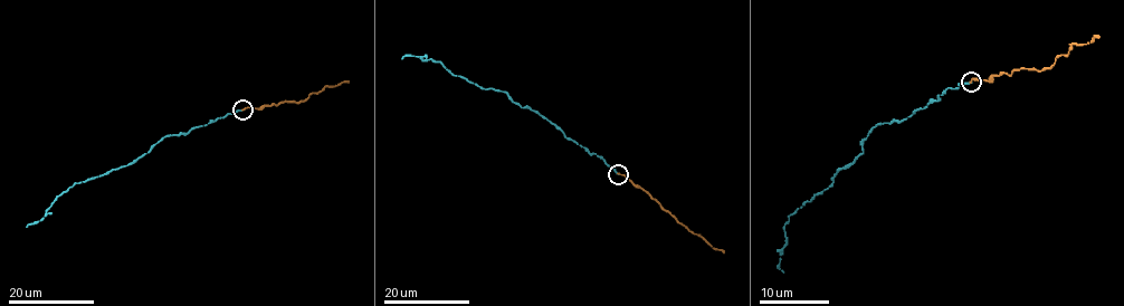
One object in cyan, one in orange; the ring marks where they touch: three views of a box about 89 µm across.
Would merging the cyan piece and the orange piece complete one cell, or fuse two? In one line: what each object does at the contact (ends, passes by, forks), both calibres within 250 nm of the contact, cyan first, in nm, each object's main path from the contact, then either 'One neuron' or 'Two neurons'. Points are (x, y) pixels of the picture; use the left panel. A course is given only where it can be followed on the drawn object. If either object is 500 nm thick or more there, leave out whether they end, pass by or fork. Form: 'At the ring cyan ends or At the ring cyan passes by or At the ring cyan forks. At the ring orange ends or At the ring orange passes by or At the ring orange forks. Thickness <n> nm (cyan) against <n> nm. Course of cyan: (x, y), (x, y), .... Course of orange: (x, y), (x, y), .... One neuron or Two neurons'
At the ring cyan ends. At the ring orange ends. Thickness 190 nm (cyan) against 180 nm. Course of cyan: (243, 110), (186, 134), (167, 135), (127, 165), (77, 183), (56, 198), (44, 218), (26, 227). Course of orange: (243, 110), (304, 102), (325, 86), (348, 82). One neuron

